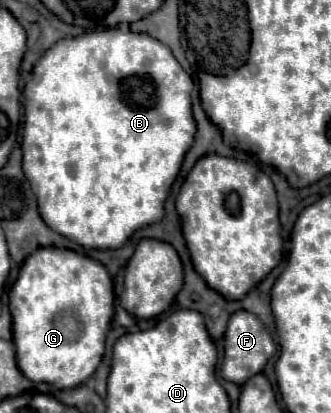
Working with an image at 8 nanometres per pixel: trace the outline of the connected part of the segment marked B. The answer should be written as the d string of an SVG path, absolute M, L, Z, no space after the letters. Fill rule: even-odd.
M110 28L110 30L100 30L100 32L88 32L76 38L64 38L64 40L58 40L54 46L50 46L42 54L42 58L36 62L32 70L32 78L24 86L26 116L24 116L24 138L22 138L24 172L26 172L26 178L30 180L32 192L38 198L38 210L40 210L42 220L48 224L48 228L52 228L54 232L62 234L64 238L84 248L114 250L114 248L124 246L124 242L138 228L160 222L164 216L164 202L168 198L172 182L176 180L184 154L188 152L196 136L196 122L194 122L192 104L190 104L192 86L194 86L192 78L184 72L184 68L172 56L170 48L148 34L136 34L136 32L124 32L120 28Z

